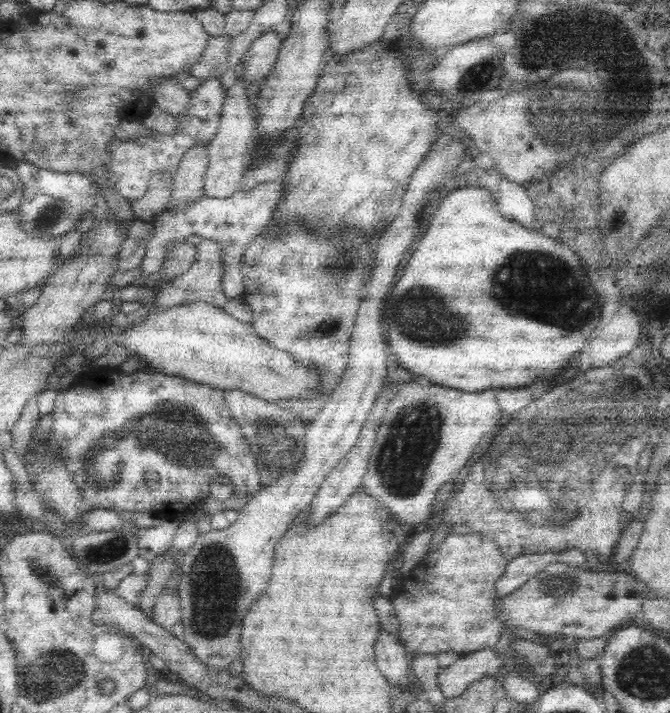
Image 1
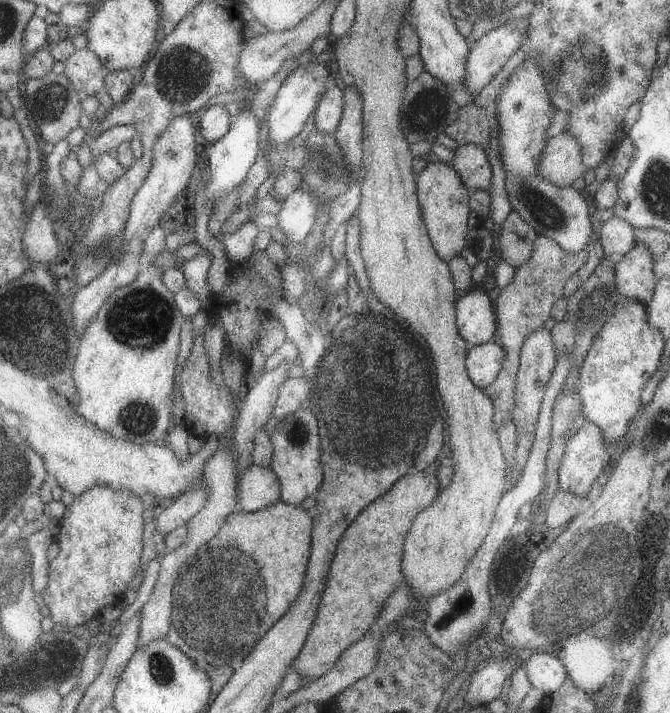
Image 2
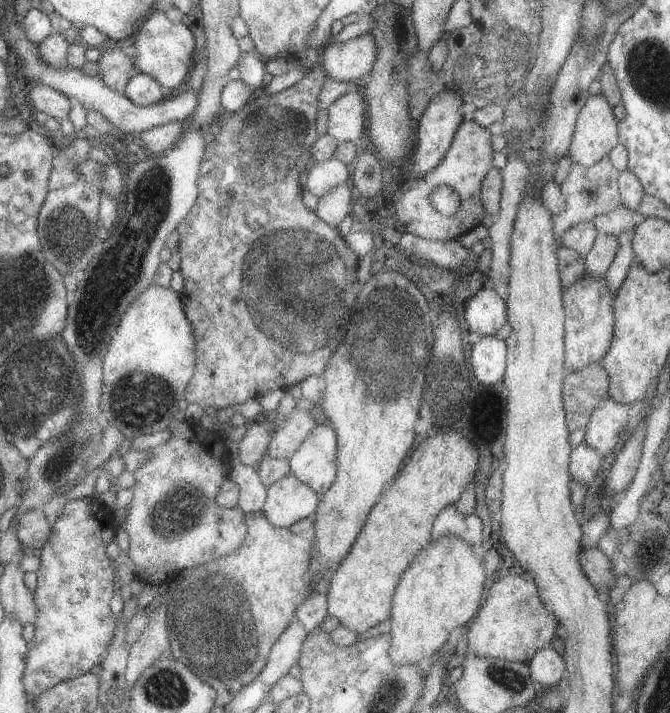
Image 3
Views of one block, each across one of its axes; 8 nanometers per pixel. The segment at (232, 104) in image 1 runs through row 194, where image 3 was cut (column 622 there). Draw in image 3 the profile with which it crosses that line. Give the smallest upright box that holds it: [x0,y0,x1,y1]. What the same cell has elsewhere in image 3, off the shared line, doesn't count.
[591,206,645,236]

